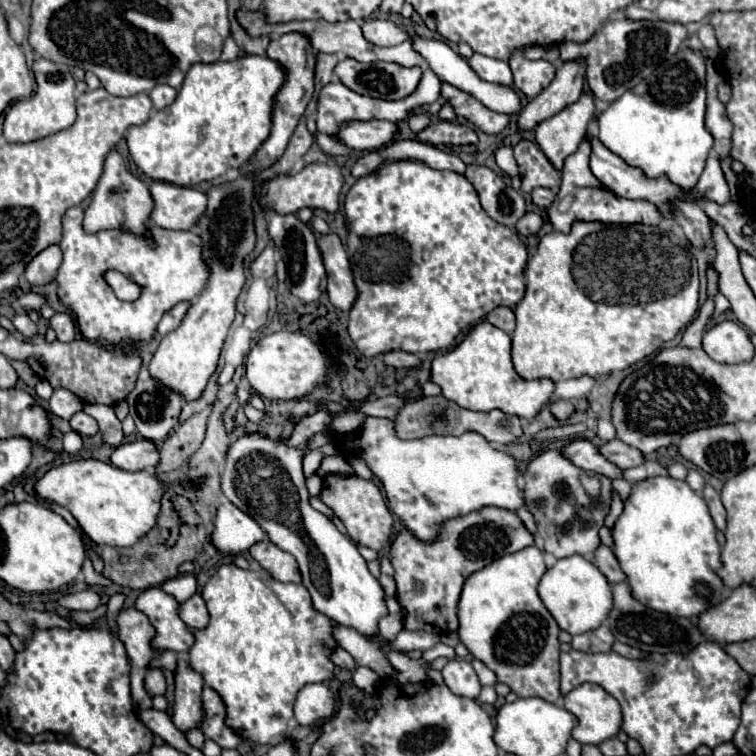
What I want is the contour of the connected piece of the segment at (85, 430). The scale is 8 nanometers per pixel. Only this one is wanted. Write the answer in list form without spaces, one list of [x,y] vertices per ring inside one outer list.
[[[77,412],[69,422],[71,422],[71,428],[83,436],[95,436],[99,432],[97,420],[85,412]]]

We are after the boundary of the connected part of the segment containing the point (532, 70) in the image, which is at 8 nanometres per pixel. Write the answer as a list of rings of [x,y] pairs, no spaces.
[[[519,48],[509,56],[509,66],[513,72],[513,84],[517,84],[517,90],[527,98],[537,96],[555,78],[555,66],[547,60],[527,60],[525,48]]]

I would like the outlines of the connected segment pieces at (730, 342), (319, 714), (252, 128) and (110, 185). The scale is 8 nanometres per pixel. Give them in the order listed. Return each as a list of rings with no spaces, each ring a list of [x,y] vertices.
[[[731,320],[719,322],[703,334],[703,350],[713,360],[723,362],[723,364],[747,362],[755,356],[751,334],[743,326]]]
[[[305,684],[295,700],[295,720],[299,726],[311,726],[329,720],[335,714],[337,696],[325,684]]]
[[[241,56],[233,62],[193,64],[187,72],[177,98],[167,108],[155,110],[141,126],[127,130],[127,146],[133,162],[153,180],[165,180],[177,186],[193,186],[223,176],[229,168],[241,168],[271,132],[273,96],[285,82],[285,70],[267,56]]]
[[[111,150],[105,158],[103,174],[93,192],[93,200],[91,200],[89,208],[85,210],[85,222],[83,222],[85,230],[97,232],[97,230],[105,230],[105,228],[127,228],[135,234],[143,234],[145,222],[149,222],[151,208],[153,208],[153,200],[151,200],[149,188],[125,168],[121,154],[117,150]]]

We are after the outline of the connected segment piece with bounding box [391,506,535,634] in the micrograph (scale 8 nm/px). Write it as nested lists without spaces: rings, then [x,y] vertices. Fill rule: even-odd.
[[[483,508],[467,516],[453,518],[447,522],[435,542],[419,542],[401,530],[401,534],[391,544],[391,564],[395,568],[397,600],[405,610],[405,628],[433,628],[435,632],[457,632],[457,604],[463,590],[463,582],[477,570],[485,568],[489,562],[527,548],[535,542],[535,536],[525,528],[521,518],[503,508]]]

